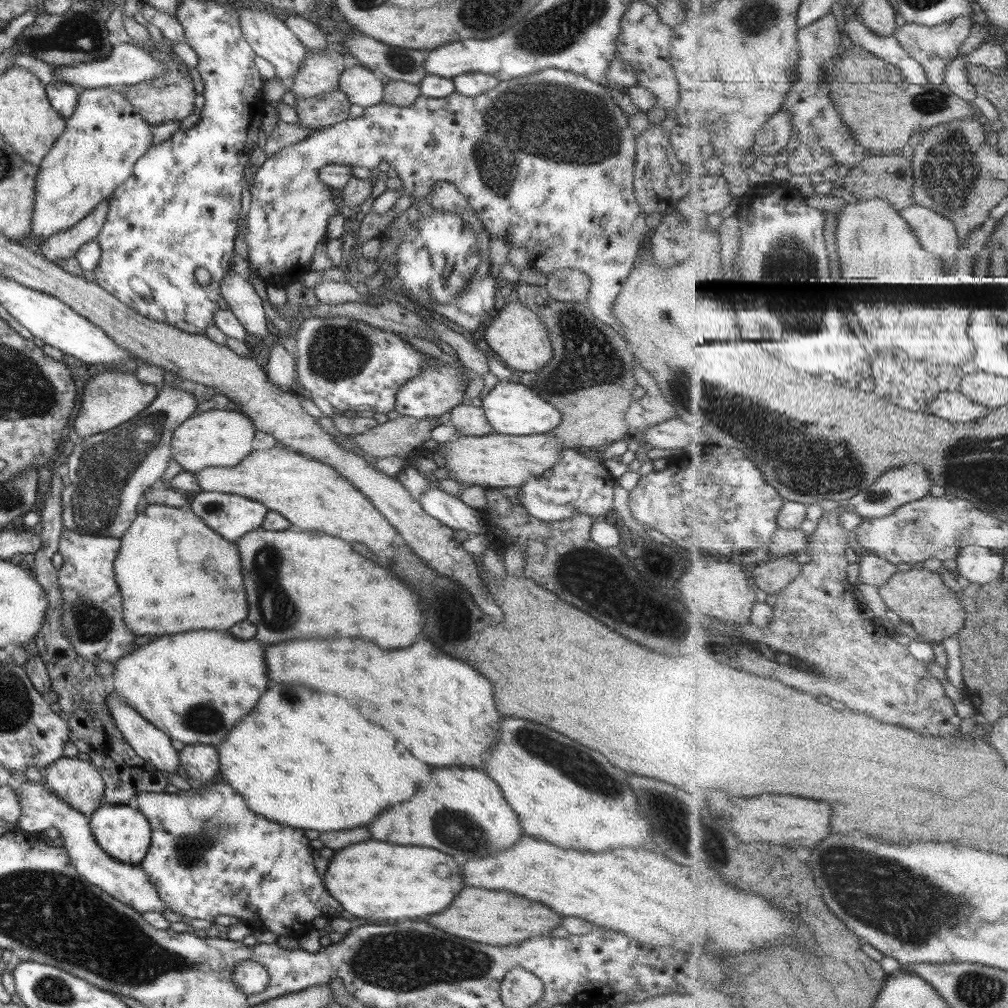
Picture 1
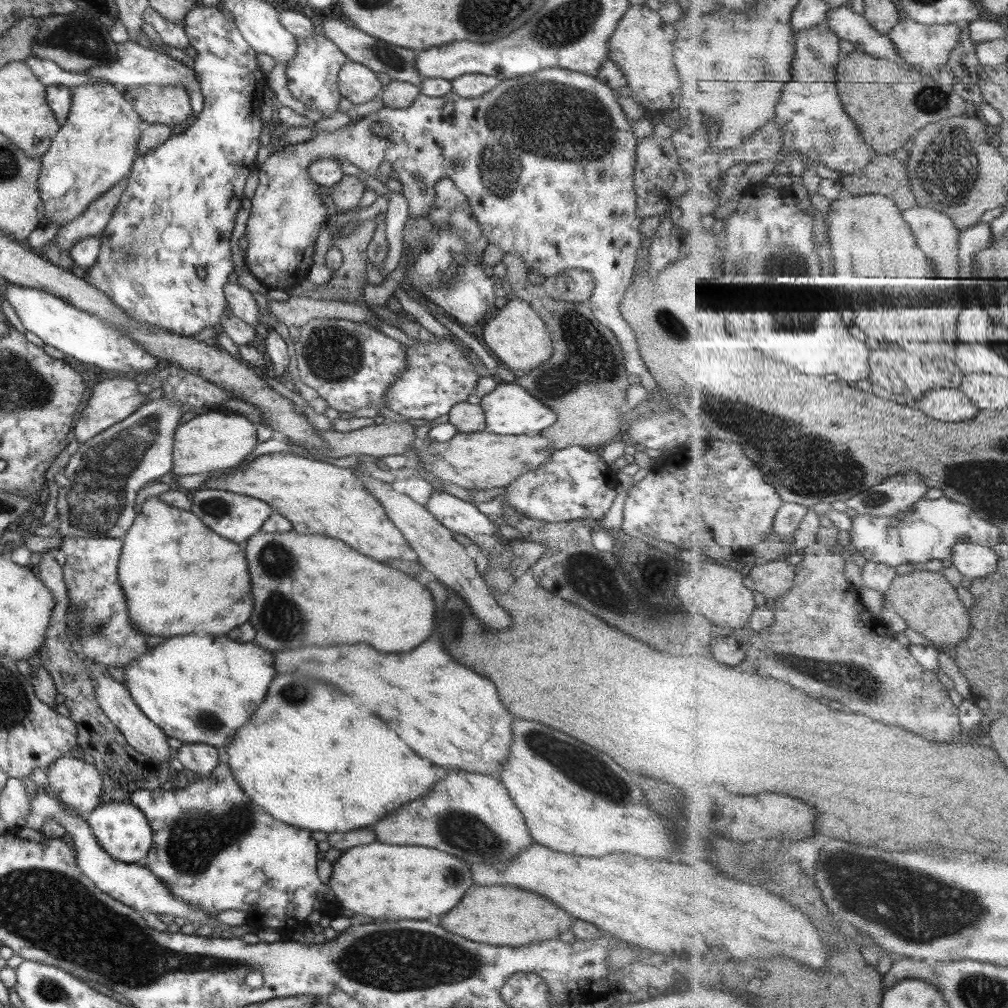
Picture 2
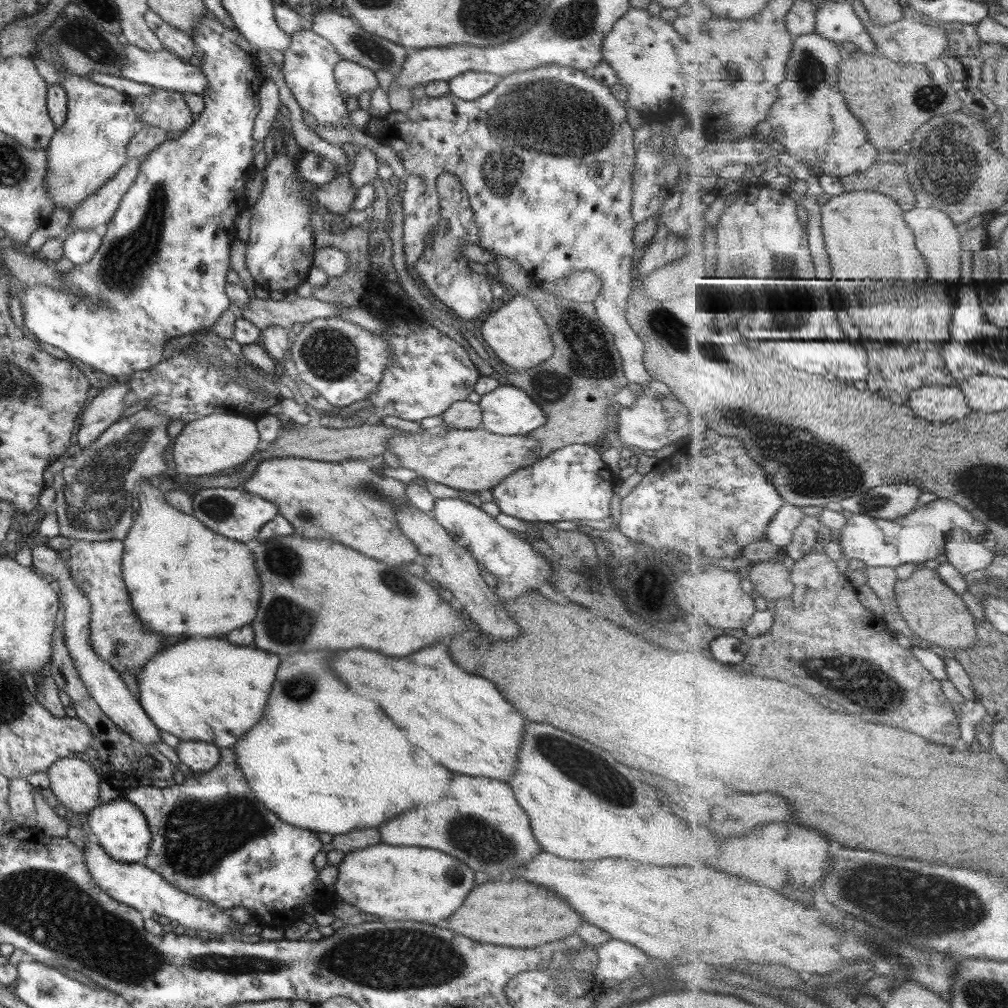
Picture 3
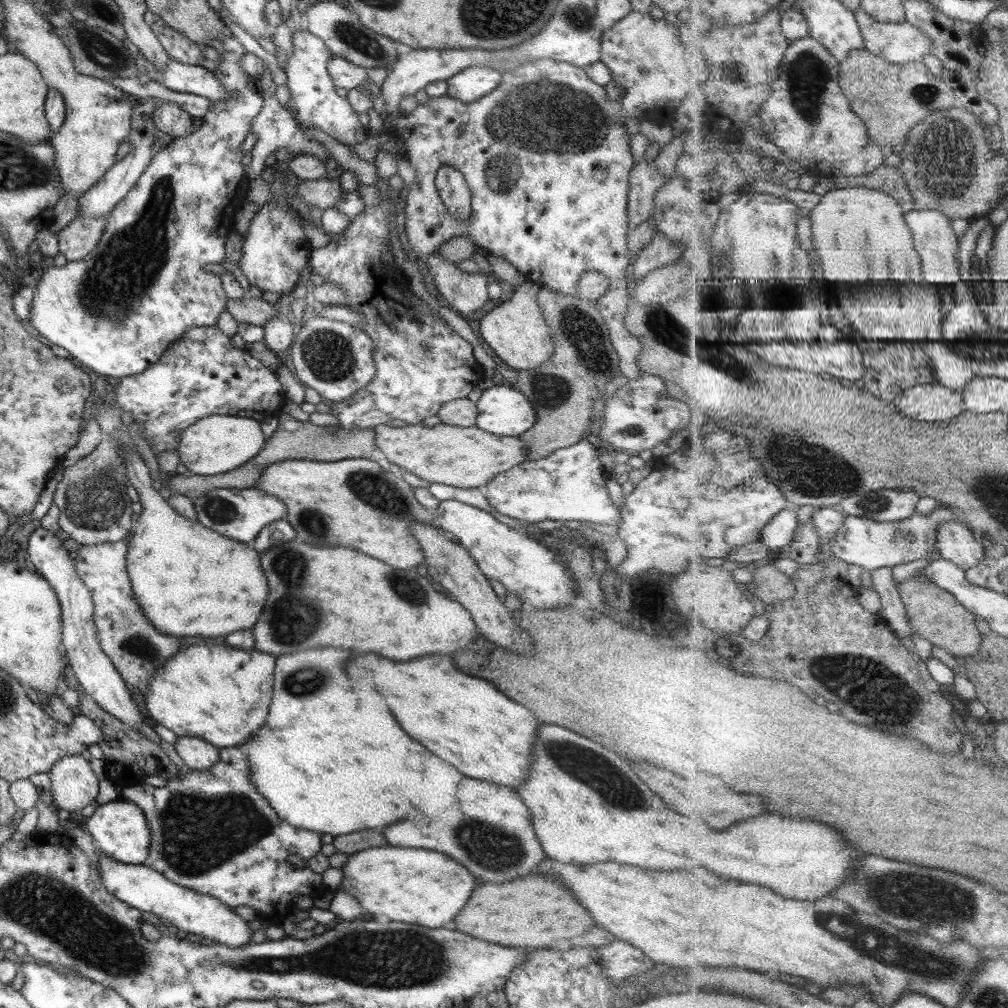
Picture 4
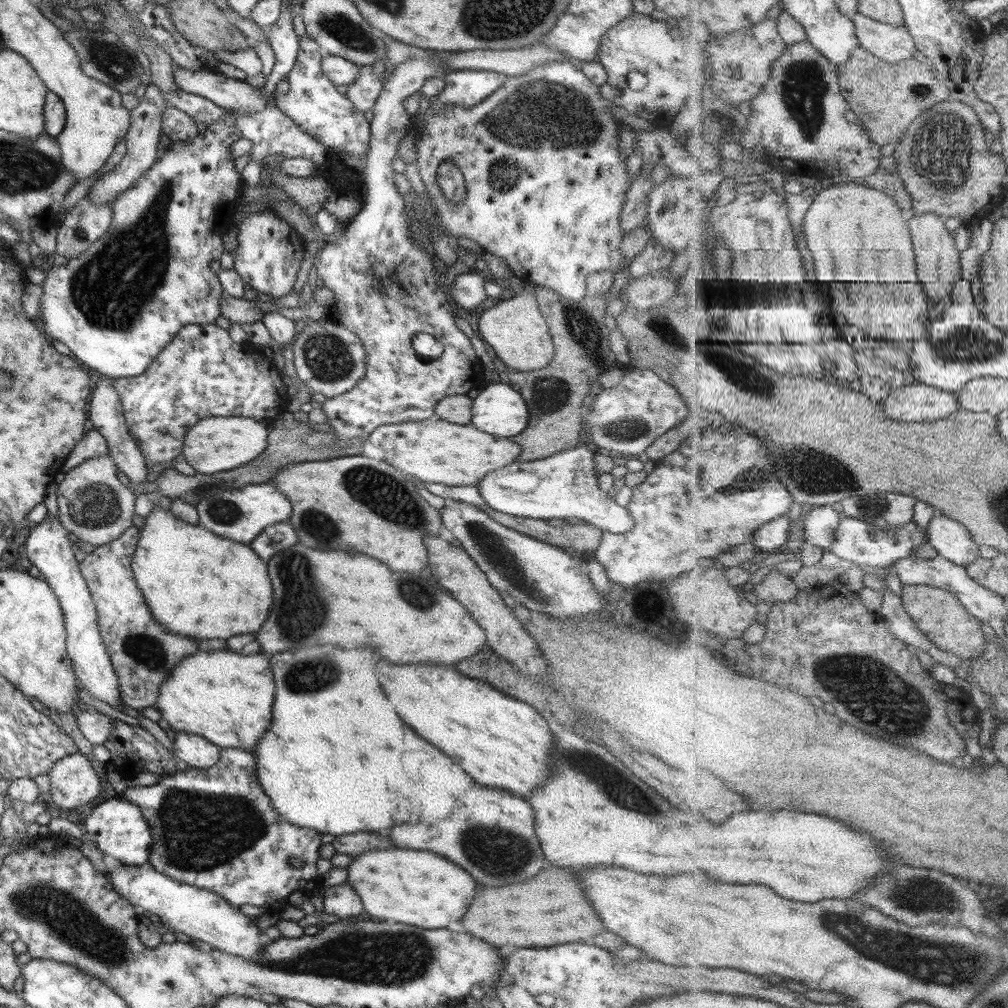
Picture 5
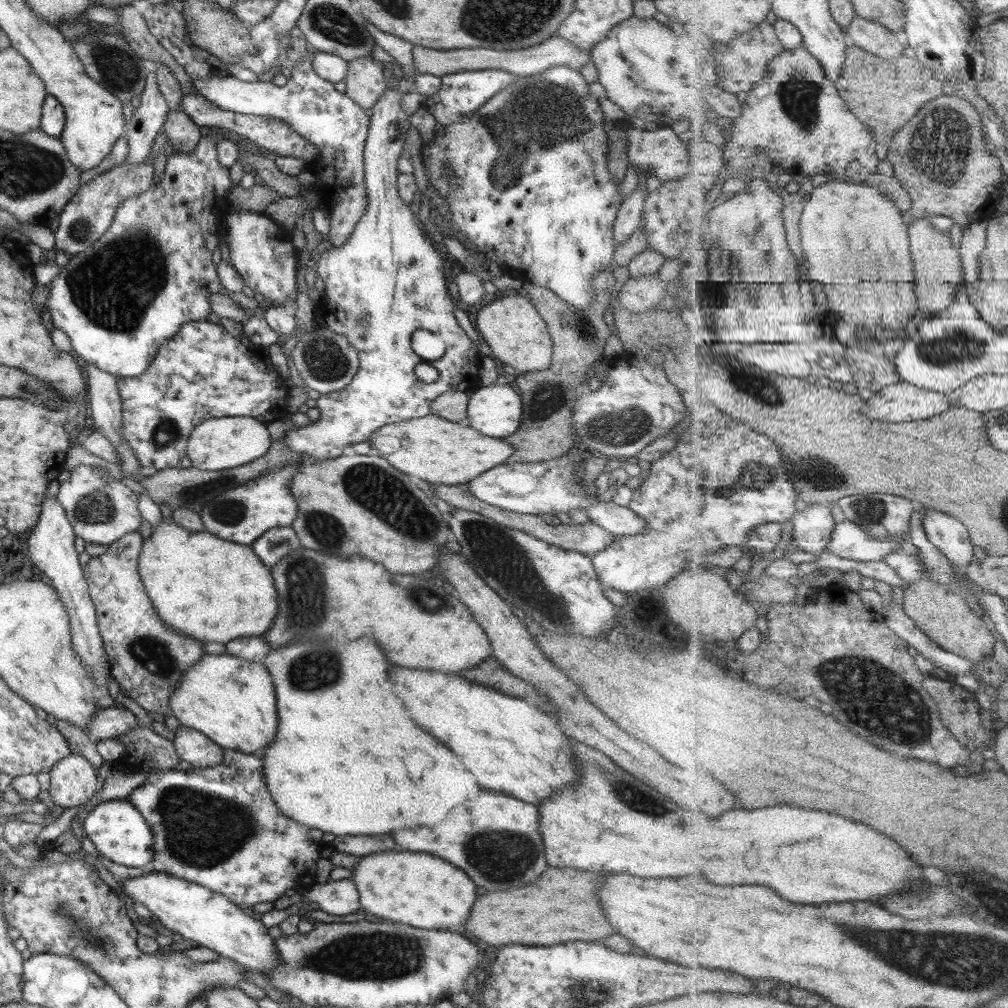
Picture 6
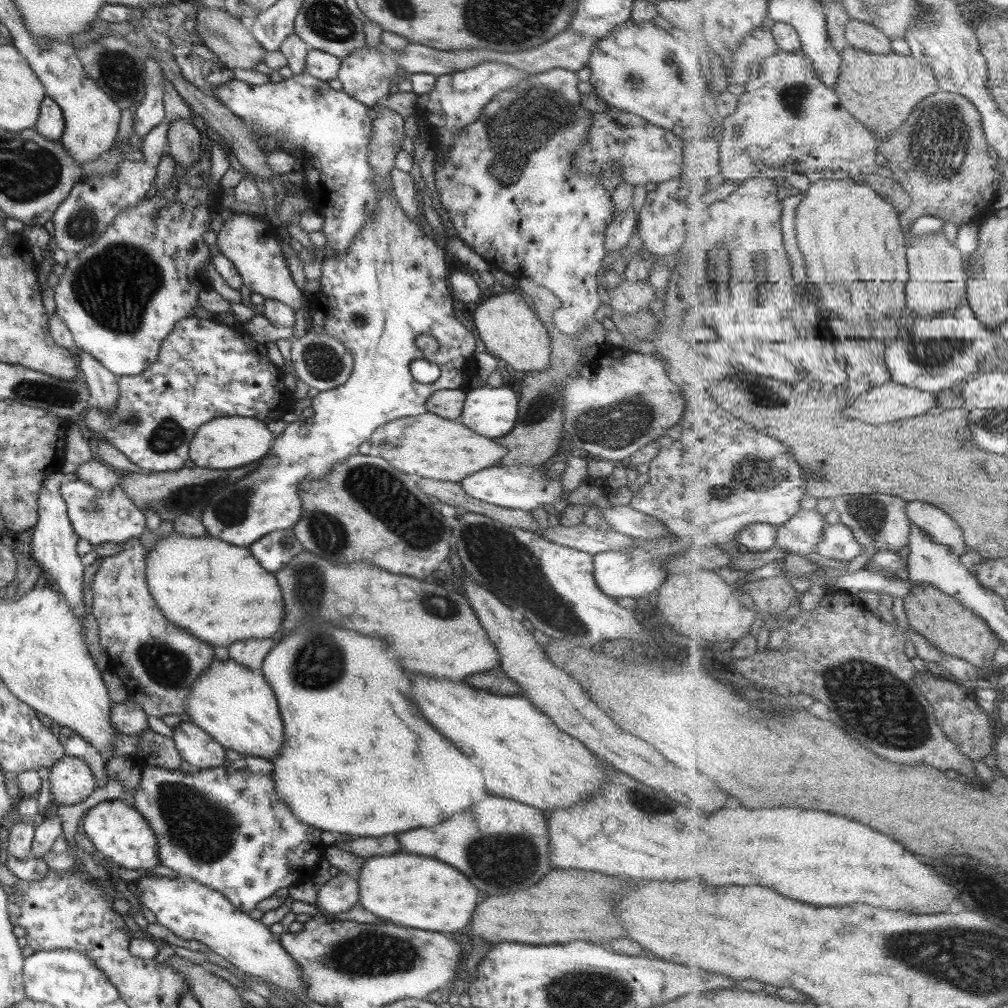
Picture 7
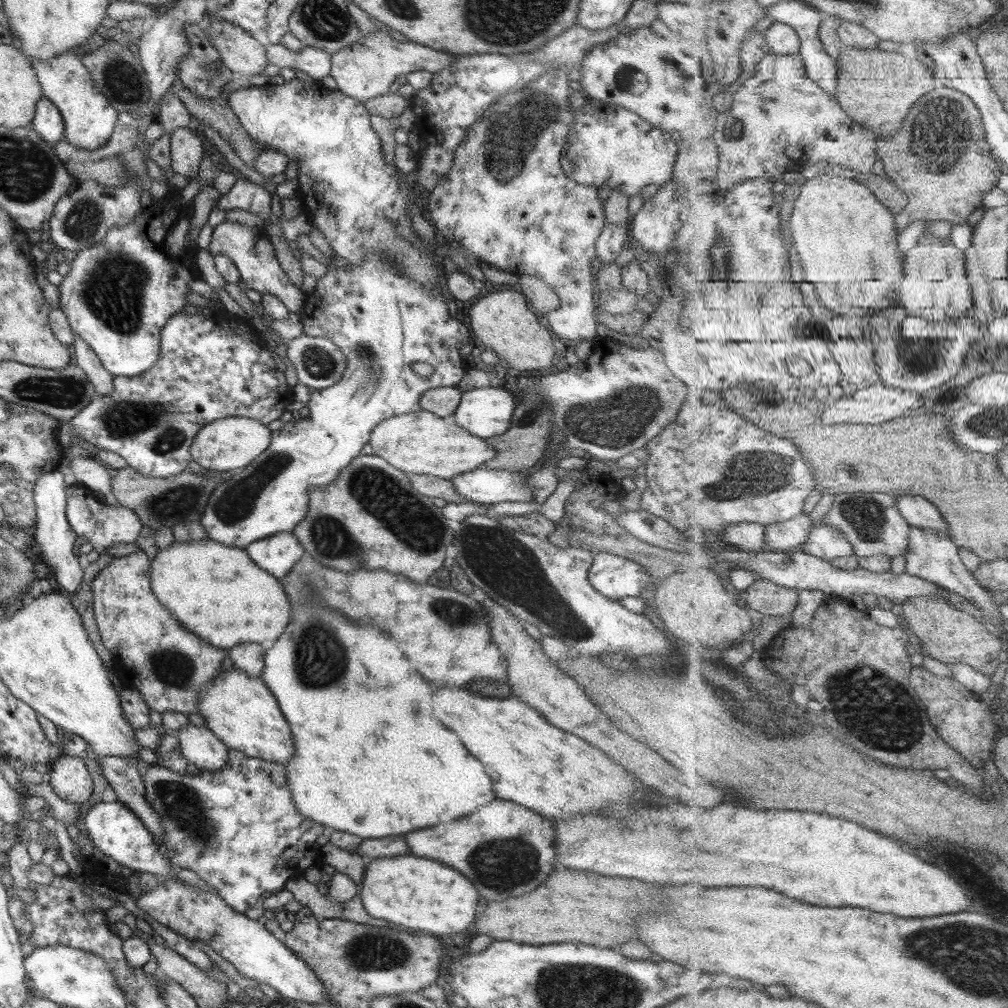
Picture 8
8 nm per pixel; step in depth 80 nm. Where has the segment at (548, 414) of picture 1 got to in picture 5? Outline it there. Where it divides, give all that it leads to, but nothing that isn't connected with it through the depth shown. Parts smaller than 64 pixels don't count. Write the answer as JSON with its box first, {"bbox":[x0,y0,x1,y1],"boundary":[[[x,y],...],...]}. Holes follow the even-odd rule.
{"bbox":[470,384,527,436],"boundary":[[[487,384],[470,404],[470,424],[491,436],[515,436],[525,428],[527,419],[521,396],[507,384]]]}

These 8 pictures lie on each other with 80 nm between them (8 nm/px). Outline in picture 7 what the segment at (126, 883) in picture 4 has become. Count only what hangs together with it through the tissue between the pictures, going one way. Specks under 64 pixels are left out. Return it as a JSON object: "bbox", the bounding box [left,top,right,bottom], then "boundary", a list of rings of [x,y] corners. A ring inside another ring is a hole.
{"bbox":[129,875,303,995],"boundary":[[[144,875],[139,878],[136,882],[129,885],[133,892],[138,896],[142,906],[145,906],[153,916],[155,916],[155,922],[161,924],[163,928],[167,928],[169,932],[173,932],[175,936],[183,938],[185,940],[197,940],[197,942],[202,942],[207,946],[212,952],[221,956],[223,960],[227,960],[231,966],[234,966],[239,972],[246,973],[249,976],[256,976],[257,978],[263,979],[268,983],[270,987],[278,988],[283,993],[288,993],[289,995],[303,995],[303,980],[301,980],[301,969],[295,964],[293,957],[280,945],[280,942],[273,938],[273,935],[268,929],[268,926],[261,924],[259,919],[250,918],[248,913],[241,912],[240,909],[235,908],[220,892],[214,891],[212,888],[203,886],[194,880],[187,878],[186,876],[176,876],[173,879],[169,877],[159,876],[159,875]]]}

